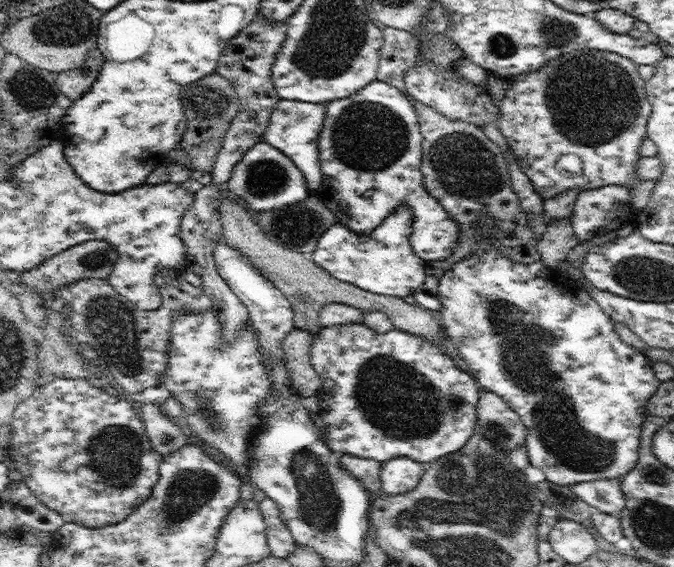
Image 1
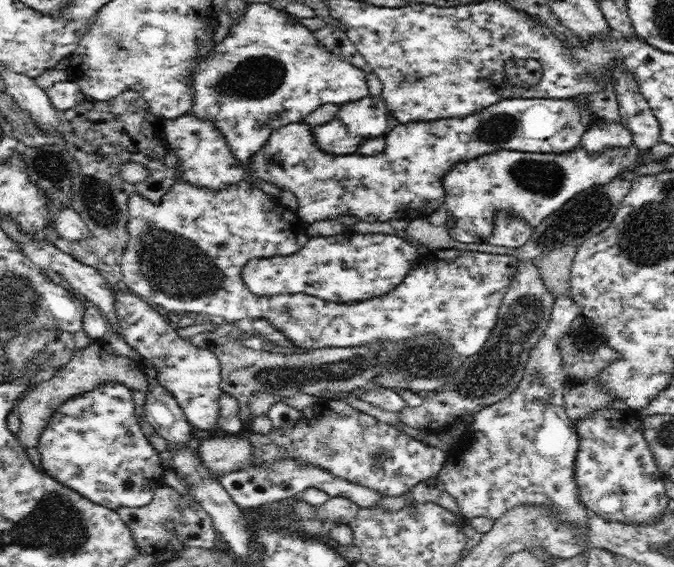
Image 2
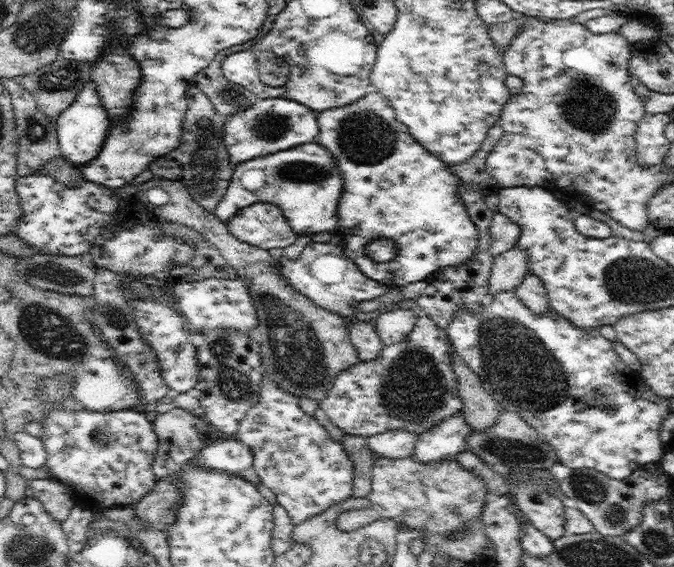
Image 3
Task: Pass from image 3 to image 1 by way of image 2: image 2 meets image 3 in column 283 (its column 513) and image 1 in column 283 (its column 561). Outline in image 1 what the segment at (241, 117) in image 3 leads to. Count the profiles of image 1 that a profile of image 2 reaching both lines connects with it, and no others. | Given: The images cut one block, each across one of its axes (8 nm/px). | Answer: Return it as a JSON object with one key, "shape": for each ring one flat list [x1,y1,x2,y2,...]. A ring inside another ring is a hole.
{"shape":[[281,99,270,113,270,123,263,134,263,141,266,144,270,144,286,154,302,171,311,192,315,192,322,182,318,138,325,118,325,105]]}

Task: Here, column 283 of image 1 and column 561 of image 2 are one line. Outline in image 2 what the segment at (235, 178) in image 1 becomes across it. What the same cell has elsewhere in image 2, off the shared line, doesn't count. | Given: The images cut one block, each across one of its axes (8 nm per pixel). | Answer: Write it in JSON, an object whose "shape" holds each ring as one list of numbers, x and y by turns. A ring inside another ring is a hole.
{"shape":[[633,144,629,147,610,147,600,151,598,154,588,153,584,147,578,145,575,149,569,150,567,153,529,153,529,152,520,152,518,150,508,150,502,149,498,150,498,152,492,154,484,154,476,158,476,160,468,160,468,162,459,162,456,166,452,166,452,170,448,170,446,174,444,174,444,204,440,206,436,212,433,212,428,216,429,221,436,226,444,226,448,224,452,218,454,218,454,225,449,228,450,237,454,238,454,240,458,240,458,242,462,243,489,243,489,239,492,236,492,231,494,230,493,220,495,219,495,214,504,211,514,213,516,217,522,217,524,221,528,222,528,225,532,225,533,227,538,226,544,219,548,218,555,210,562,208,568,200,570,200,575,194,582,192,582,190,590,188,594,185,602,185,608,184,613,178,619,176,621,173,626,172,626,170,630,170,636,162,639,160,646,160,644,158,644,154,648,154,648,150,642,151,642,149,638,149,638,147]]}

